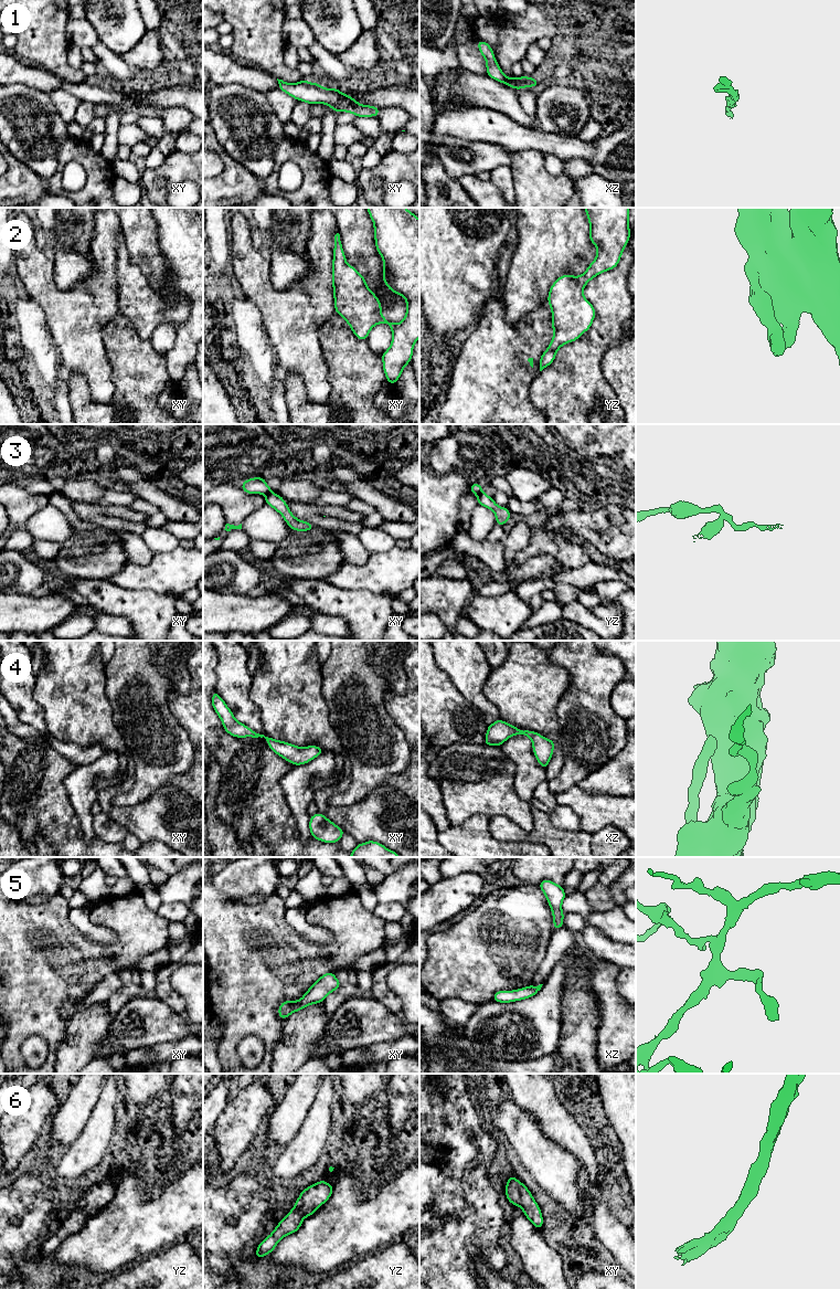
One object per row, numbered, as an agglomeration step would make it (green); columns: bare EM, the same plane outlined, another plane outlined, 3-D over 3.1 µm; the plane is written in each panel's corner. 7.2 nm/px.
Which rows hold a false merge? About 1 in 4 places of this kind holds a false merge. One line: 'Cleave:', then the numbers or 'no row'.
Cleave: 3

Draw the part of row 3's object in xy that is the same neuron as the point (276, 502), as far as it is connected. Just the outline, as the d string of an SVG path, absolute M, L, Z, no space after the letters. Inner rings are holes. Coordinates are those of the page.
M269 493L265 495L266 505L273 507L276 511L278 511L284 520L287 522L287 525L294 530L294 531L309 531L315 528L313 525L297 519L291 511L288 508L287 503L284 500L284 498L275 493Z

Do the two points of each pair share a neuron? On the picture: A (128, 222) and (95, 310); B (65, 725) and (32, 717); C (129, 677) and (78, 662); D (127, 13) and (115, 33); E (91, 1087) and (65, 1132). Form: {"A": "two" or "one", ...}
{"A": "two", "B": "two", "C": "two", "D": "one", "E": "one"}

